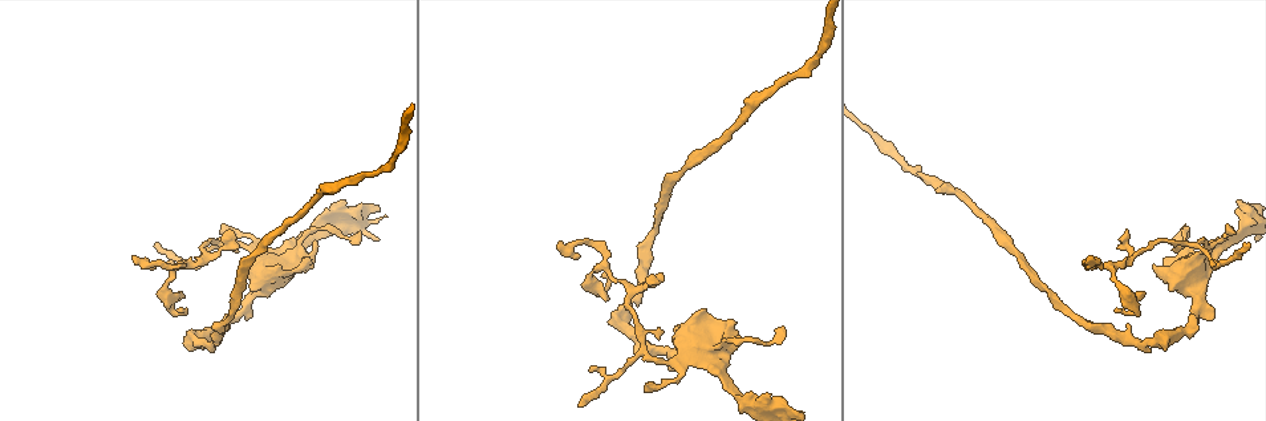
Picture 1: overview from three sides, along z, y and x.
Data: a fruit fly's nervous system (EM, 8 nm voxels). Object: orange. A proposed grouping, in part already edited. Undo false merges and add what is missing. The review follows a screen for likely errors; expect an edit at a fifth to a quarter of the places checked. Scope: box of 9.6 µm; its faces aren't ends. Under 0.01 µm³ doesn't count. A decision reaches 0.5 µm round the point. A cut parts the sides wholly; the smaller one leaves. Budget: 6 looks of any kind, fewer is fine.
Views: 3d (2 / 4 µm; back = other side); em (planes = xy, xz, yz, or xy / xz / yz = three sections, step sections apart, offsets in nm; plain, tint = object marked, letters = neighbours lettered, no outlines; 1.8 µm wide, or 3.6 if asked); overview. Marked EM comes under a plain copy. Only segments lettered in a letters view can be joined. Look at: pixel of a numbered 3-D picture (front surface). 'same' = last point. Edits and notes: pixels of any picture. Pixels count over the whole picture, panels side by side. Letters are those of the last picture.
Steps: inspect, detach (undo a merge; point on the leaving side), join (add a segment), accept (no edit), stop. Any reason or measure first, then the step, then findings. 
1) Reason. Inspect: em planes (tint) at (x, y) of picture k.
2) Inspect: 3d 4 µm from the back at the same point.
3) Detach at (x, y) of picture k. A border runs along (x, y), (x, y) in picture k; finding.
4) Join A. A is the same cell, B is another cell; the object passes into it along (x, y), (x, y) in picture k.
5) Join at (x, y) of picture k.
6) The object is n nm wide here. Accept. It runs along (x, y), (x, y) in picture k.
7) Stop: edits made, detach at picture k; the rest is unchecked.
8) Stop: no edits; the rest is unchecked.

An open end. Inspect: em planes (letters) at (181, 310) of picture 1.

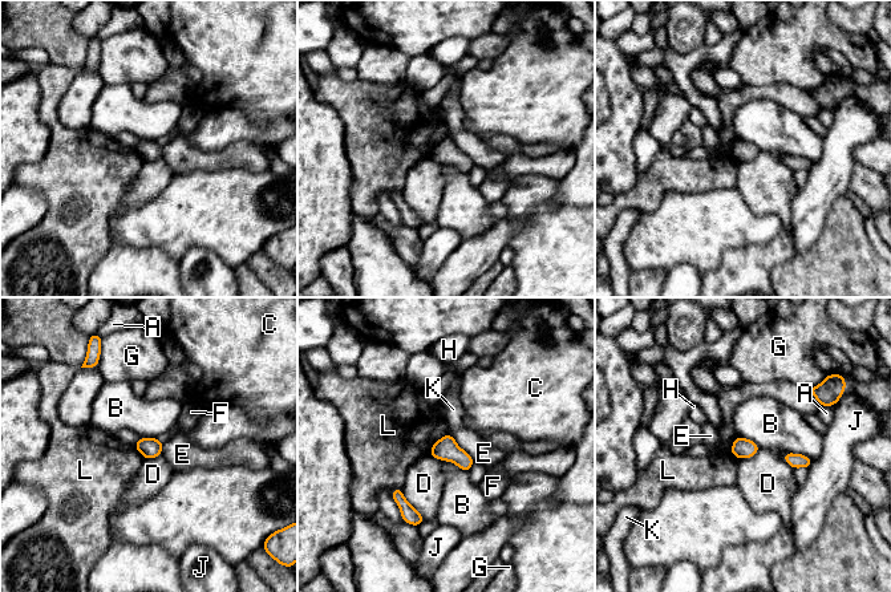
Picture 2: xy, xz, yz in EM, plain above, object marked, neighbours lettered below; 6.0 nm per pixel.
The object is 120 nm wide here. Accept. A, B, C, D, E, F, G, H, J, K and L are other cells; a border runs along (442, 459), (452, 461), (468, 471) in picture 2; no lettered segment goes on from it.

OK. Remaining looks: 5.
Inspect: 3d 4 µm at (709, 356) of picture 1.

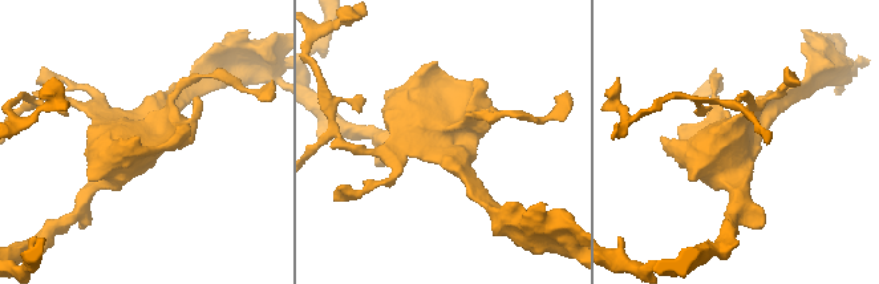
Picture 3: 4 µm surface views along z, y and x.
Shape alone is not enough. Inspect: em 3.6 µm planes (letters) at (742, 135) of picture 3.

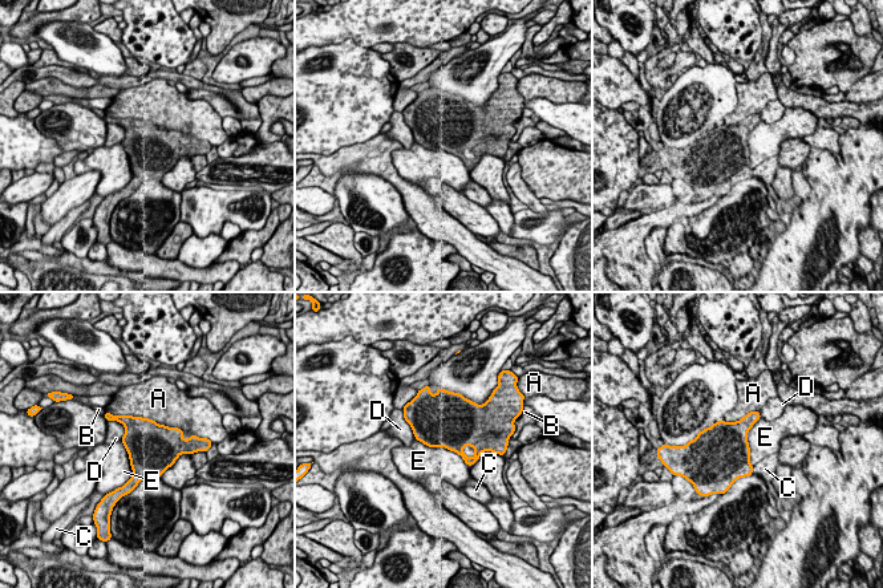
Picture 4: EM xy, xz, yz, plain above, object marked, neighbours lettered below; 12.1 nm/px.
The object is 460 nm wide here. Accept. A, B, C, D and E are other cells; continuous, no second neuron.

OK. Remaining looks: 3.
Tapers out. Inspect: 3d 4 µm at (359, 245) of picture 1.

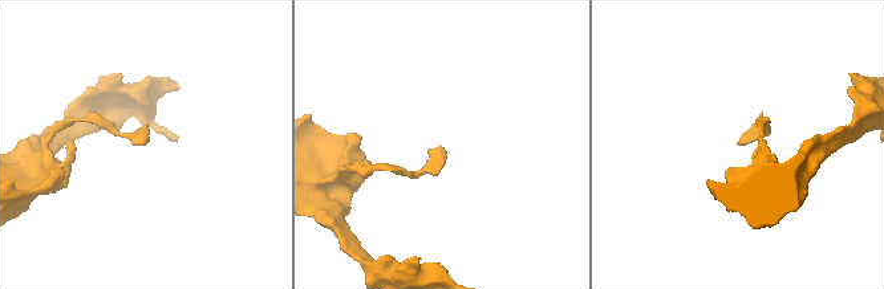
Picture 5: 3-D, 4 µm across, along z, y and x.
Inspect: em planes (letters) at (743, 145) of picture 5.

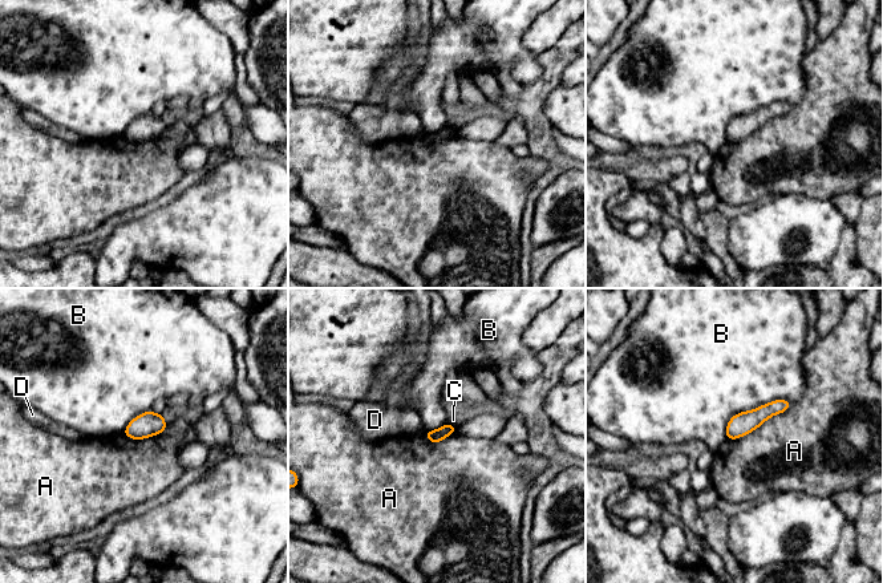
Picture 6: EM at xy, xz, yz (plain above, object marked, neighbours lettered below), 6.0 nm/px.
Accept. A, B, C and D are other cells; it runs along (786, 404), (741, 424), (729, 436) in picture 6; no lettered segment goes on from it.

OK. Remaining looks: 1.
Stop: no edits; the rest is unchecked.

